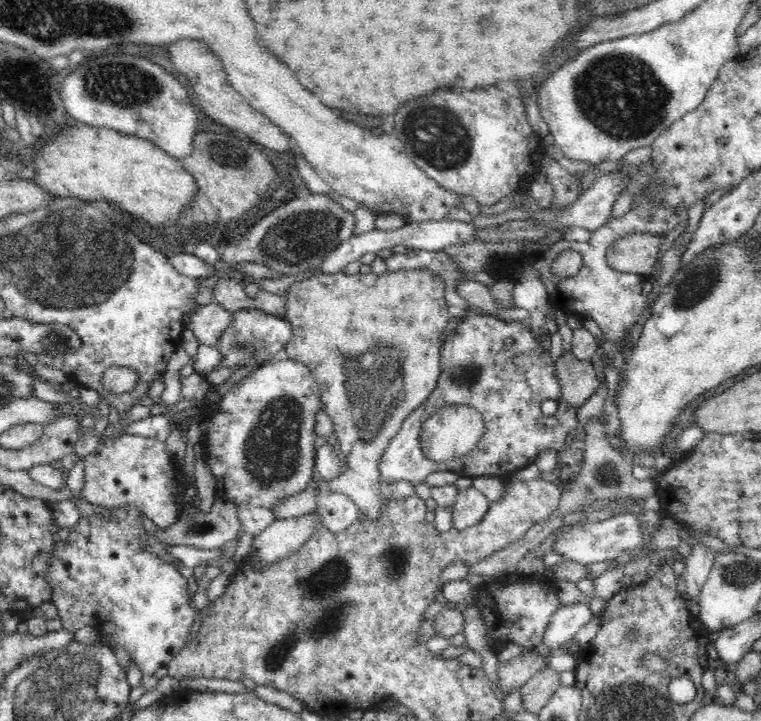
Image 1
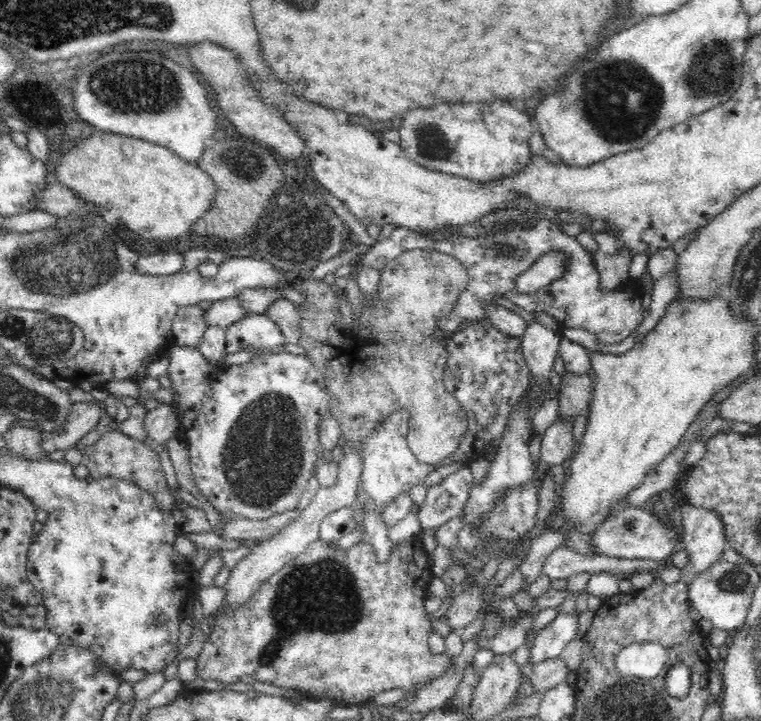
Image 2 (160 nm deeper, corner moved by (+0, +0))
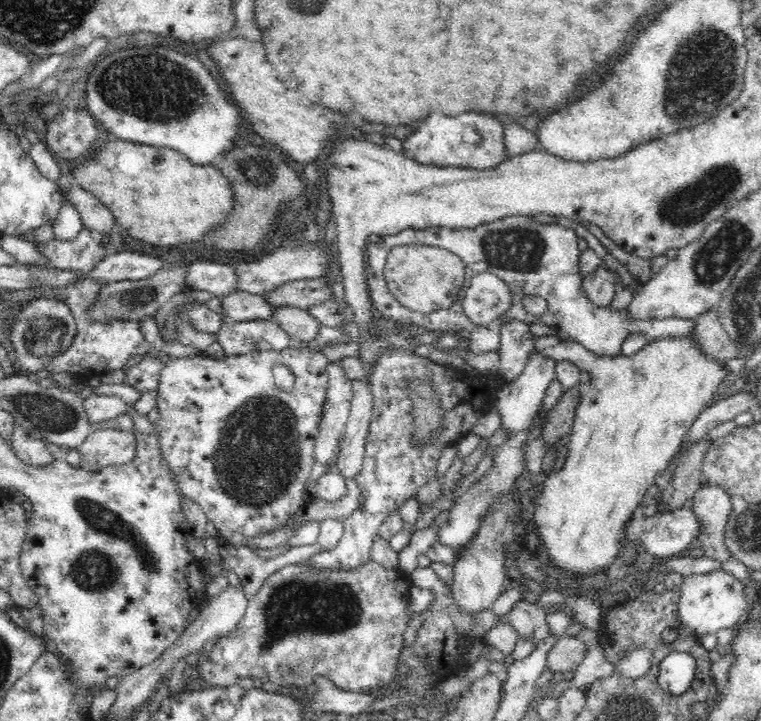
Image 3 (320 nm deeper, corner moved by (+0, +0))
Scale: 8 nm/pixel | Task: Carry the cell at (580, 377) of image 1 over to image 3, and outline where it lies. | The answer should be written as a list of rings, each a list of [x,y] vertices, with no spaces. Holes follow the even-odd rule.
[[[579,385],[563,393],[556,406],[550,412],[547,423],[542,427],[541,437],[545,445],[553,449],[557,440],[572,432],[575,410],[581,401]]]

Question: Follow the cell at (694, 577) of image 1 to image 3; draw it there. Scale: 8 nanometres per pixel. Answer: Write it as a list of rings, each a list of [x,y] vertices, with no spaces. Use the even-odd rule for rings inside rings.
[[[703,484],[696,492],[692,510],[702,527],[695,546],[702,548],[704,557],[720,562],[729,560],[731,553],[724,536],[733,510],[731,496],[717,484]]]

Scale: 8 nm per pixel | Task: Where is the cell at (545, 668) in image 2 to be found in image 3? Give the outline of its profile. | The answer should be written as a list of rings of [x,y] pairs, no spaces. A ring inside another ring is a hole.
[[[562,635],[547,656],[547,668],[555,672],[575,671],[586,654],[587,645],[577,636]]]

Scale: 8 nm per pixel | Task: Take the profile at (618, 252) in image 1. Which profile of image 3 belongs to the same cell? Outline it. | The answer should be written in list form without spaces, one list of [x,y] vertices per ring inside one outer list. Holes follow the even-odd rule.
[[[601,264],[582,281],[582,291],[594,306],[609,306],[618,288],[618,275]]]

